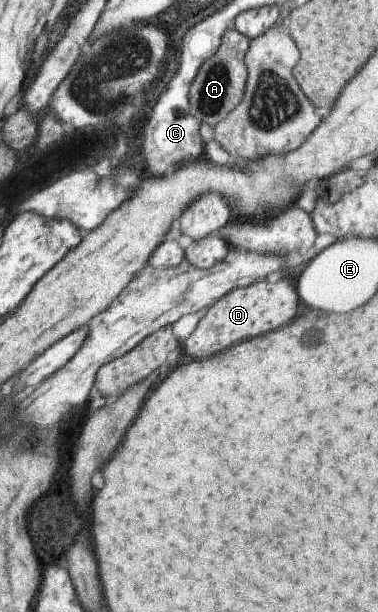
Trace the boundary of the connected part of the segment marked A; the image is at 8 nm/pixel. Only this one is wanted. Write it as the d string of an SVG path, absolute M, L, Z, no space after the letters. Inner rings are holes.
M226 30L215 54L200 64L187 95L190 117L193 117L199 124L213 128L241 101L247 78L244 58L249 43L250 41L237 31Z

